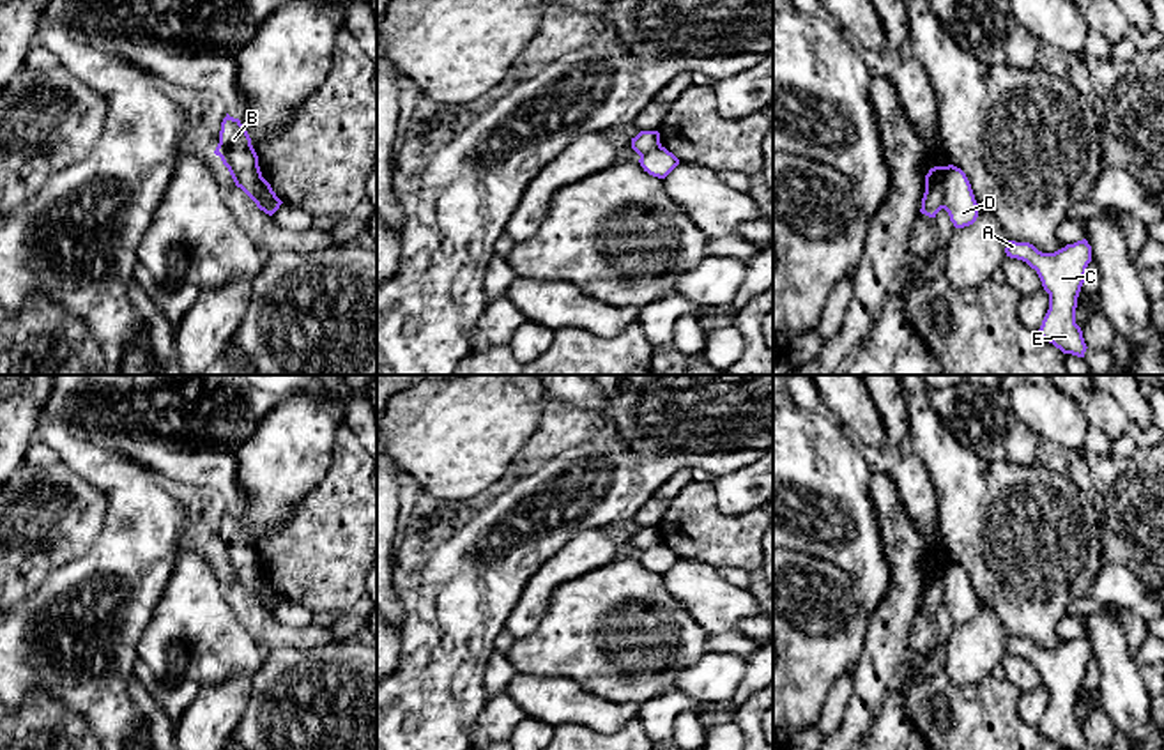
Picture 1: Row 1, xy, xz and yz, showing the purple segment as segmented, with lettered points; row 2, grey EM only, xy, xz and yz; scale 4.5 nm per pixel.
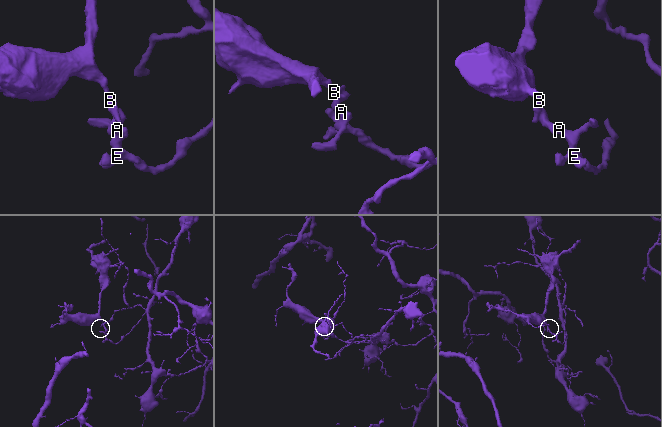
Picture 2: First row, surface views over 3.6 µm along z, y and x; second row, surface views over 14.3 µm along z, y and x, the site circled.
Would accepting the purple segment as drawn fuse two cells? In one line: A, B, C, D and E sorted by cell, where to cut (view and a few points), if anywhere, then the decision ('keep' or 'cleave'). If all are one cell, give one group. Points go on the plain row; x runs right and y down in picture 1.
A C D E / B | yz (947, 563), (941, 604) | cleave

